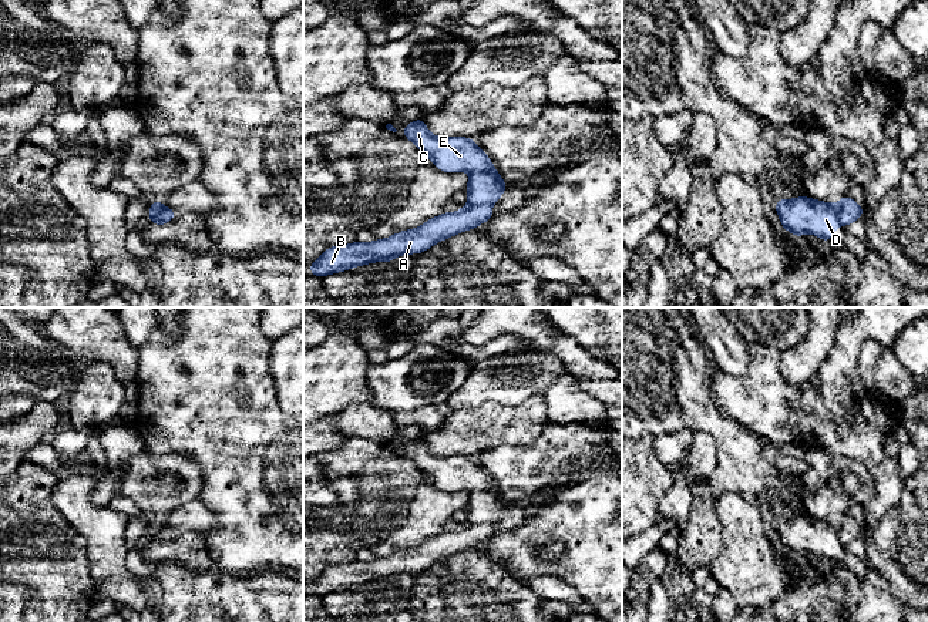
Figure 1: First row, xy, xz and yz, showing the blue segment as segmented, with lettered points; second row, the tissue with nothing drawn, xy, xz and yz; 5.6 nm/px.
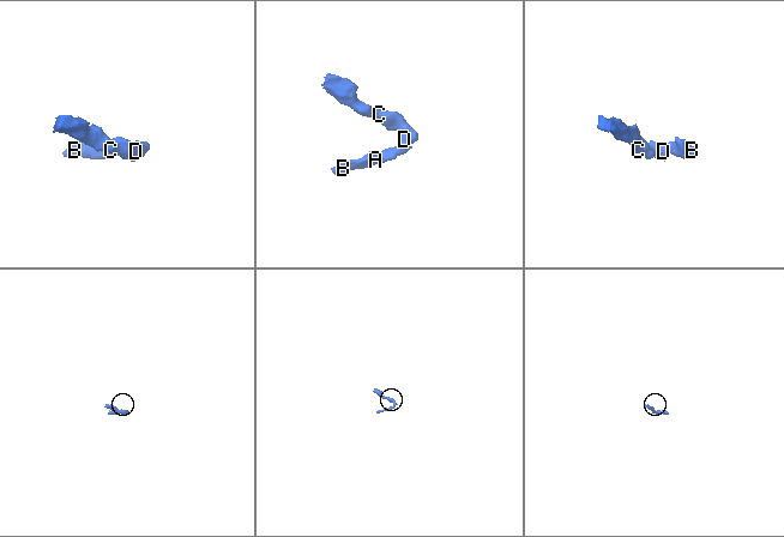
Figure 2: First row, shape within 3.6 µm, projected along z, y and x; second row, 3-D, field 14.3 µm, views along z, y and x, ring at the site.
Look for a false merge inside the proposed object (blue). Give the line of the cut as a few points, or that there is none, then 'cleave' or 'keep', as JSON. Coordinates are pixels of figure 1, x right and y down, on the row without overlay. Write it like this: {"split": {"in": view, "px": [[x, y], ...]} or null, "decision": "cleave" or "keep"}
{"split": {"in": "xy", "px": [[170, 533], [165, 537], [148, 535]]}, "decision": "cleave"}

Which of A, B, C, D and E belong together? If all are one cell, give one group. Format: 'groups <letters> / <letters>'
groups A B / C D E

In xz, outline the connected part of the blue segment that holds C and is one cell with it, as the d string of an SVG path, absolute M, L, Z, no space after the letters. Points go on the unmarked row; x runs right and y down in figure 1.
M423 437L411 440L401 450L424 475L433 478L437 488L470 492L465 505L470 517L465 525L491 525L510 505L502 500L487 473L471 457L431 454Z

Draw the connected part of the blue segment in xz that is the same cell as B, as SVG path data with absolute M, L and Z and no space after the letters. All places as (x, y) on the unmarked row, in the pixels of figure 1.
M463 525L458 531L444 531L426 539L420 547L401 549L374 561L353 561L327 566L307 589L319 596L349 589L373 581L391 581L400 574L421 572L433 564L455 555L467 548L475 548L494 534L491 525Z

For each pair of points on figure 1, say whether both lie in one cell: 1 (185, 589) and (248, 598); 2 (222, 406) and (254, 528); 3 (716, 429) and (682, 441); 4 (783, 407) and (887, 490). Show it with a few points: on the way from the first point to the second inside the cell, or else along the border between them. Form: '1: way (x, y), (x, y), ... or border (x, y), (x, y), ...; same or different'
1: way (201, 598), (232, 598); same
2: way (239, 436), (254, 457), (254, 498); same
3: border (693, 430), (683, 429), (661, 434); different
4: way (813, 414), (830, 414), (876, 460); same

